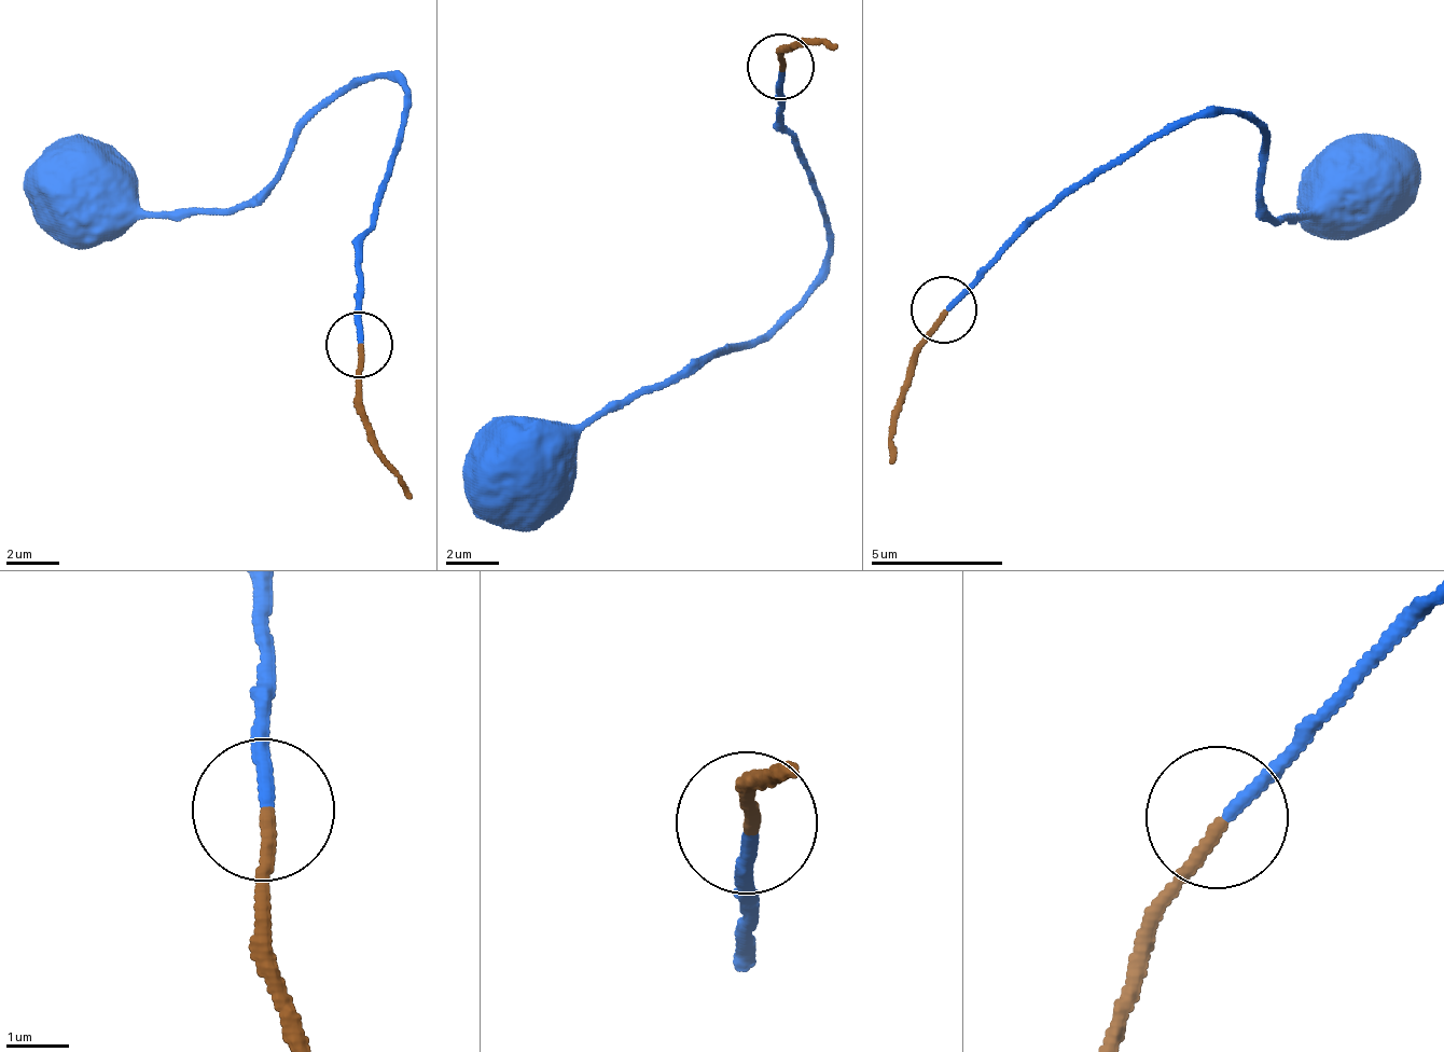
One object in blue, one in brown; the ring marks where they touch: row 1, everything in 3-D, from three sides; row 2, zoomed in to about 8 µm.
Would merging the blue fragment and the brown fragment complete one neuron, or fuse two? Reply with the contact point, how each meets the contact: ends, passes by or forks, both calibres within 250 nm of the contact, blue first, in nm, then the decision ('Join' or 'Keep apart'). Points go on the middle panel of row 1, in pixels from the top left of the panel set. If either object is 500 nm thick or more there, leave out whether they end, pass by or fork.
Place: (780, 67). At the ring blue ends. At the ring brown ends. Thickness 240 nm (blue) against 220 nm. Join

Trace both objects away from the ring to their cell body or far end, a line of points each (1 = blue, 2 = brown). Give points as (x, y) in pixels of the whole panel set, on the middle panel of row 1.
1: (778, 72), (775, 124), (805, 158), (829, 222), (821, 280), (757, 342), (557, 421), (524, 451), (530, 472)
2: (778, 66), (796, 50), (838, 46)

